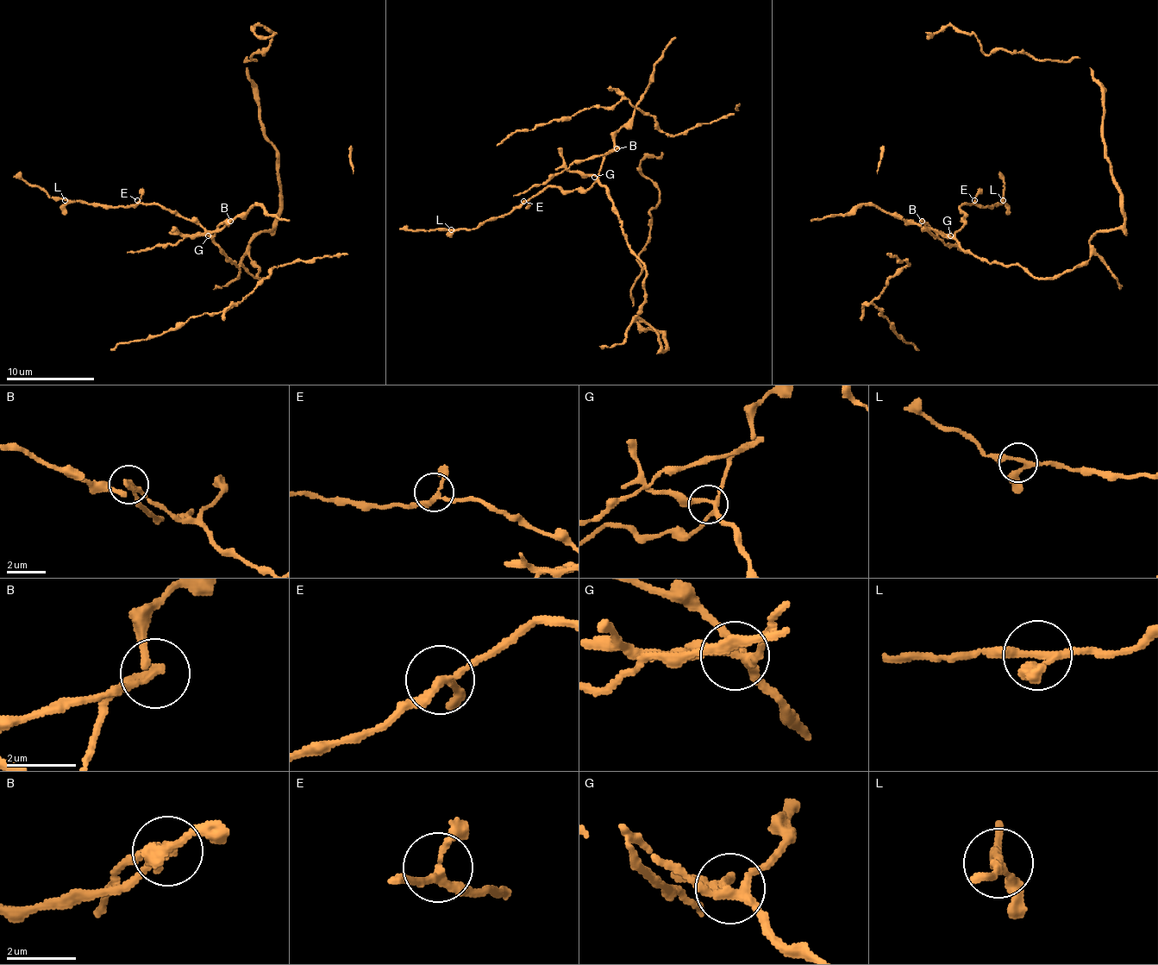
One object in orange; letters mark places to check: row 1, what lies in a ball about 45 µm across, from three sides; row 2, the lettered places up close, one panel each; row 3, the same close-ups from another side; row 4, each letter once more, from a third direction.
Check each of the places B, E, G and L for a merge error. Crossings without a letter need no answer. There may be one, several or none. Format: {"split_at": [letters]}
{"split_at": ["B"]}

